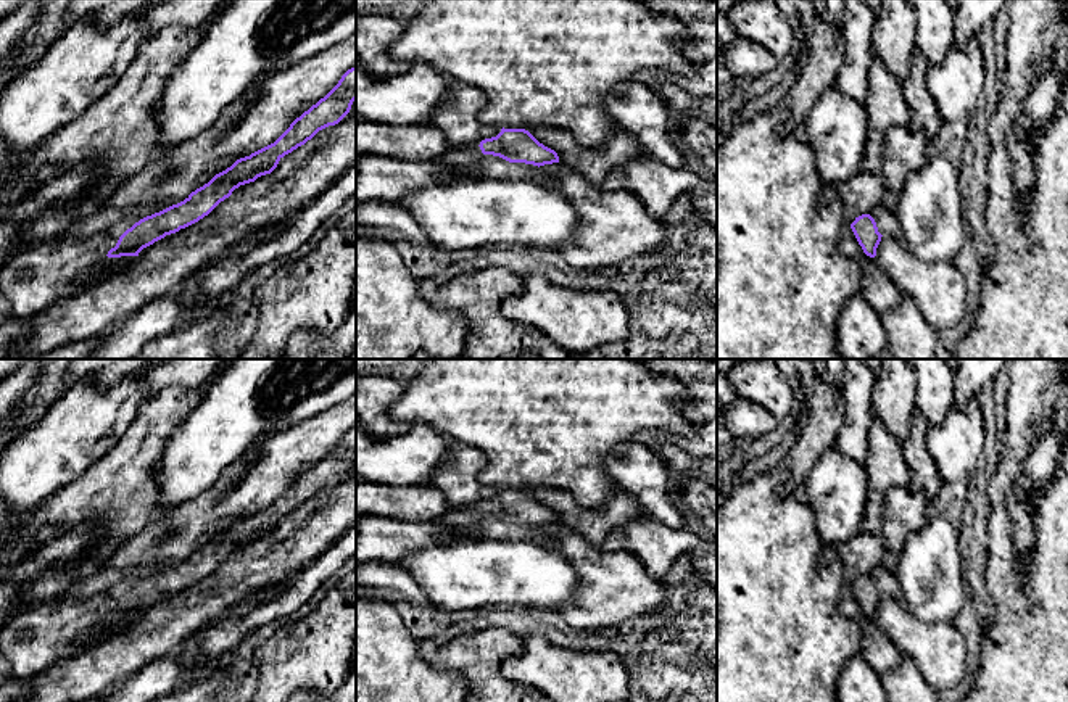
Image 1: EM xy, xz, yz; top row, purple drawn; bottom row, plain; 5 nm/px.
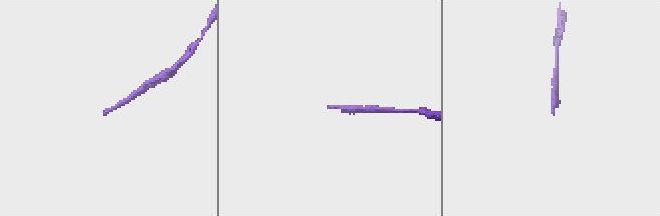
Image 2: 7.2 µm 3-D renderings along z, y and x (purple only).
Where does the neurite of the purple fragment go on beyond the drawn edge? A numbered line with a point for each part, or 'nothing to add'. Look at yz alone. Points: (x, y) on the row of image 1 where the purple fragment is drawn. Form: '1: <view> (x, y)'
1: yz (886, 222)

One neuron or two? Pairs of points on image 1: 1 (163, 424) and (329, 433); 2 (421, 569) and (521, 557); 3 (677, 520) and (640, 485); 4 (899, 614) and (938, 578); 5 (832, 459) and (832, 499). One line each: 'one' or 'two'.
1: two
2: one
3: one
4: two
5: one

